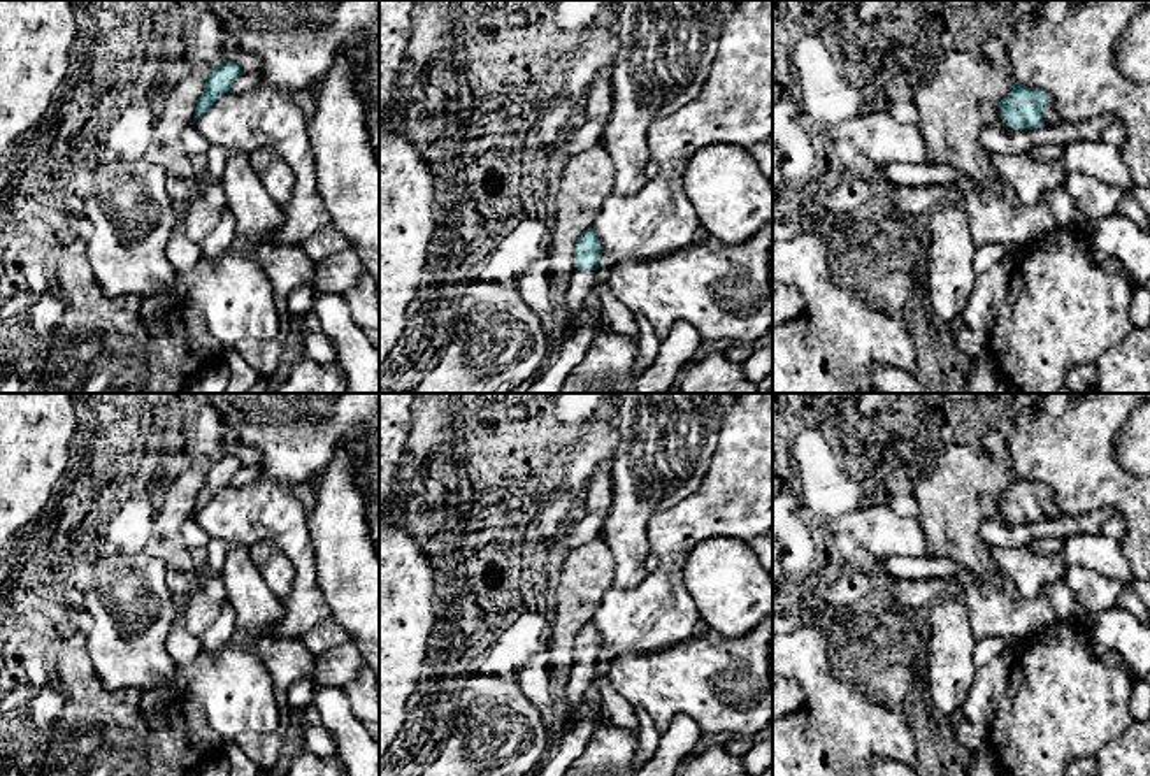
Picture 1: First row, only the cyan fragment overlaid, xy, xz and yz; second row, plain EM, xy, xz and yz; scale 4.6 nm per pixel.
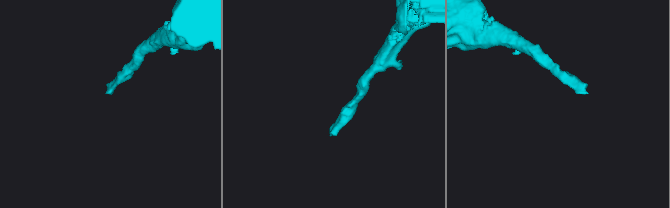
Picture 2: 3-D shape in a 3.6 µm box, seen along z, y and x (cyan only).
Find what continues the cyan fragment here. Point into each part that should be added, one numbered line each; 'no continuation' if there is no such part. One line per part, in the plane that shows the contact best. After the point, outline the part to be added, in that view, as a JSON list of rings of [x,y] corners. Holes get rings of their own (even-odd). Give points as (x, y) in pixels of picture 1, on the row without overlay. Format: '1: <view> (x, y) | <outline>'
1: yz (1050, 508) | [[[1052,493],[1043,500],[1041,509],[1048,520],[1062,520],[1067,516]]]

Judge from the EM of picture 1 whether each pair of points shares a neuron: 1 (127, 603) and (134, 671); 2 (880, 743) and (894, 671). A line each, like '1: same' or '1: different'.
1: same
2: different

